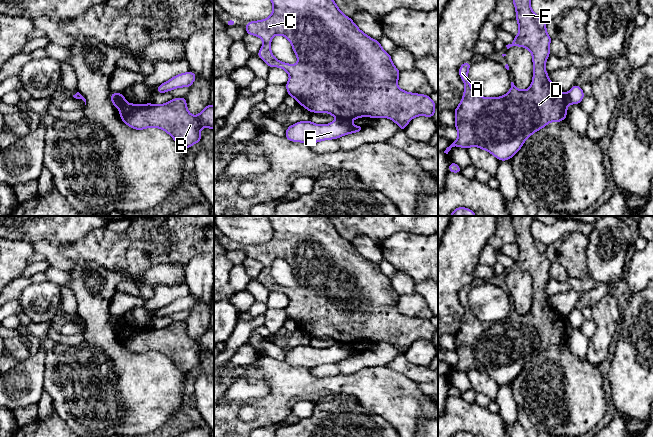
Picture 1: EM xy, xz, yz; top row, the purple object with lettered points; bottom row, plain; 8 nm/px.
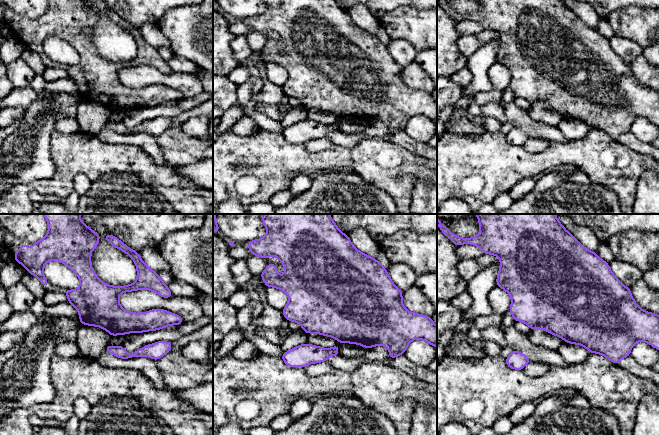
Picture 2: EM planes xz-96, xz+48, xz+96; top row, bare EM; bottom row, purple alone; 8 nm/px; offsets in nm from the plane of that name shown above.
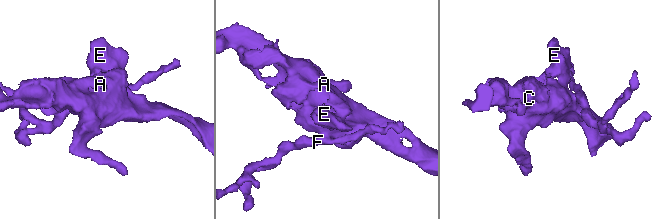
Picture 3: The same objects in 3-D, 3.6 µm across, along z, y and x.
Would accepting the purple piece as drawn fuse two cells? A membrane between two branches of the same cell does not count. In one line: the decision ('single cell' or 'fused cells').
fused cells

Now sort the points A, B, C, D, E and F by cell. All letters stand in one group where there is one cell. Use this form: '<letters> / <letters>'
A B C D E / F

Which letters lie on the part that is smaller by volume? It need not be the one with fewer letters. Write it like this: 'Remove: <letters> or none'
Remove: F

